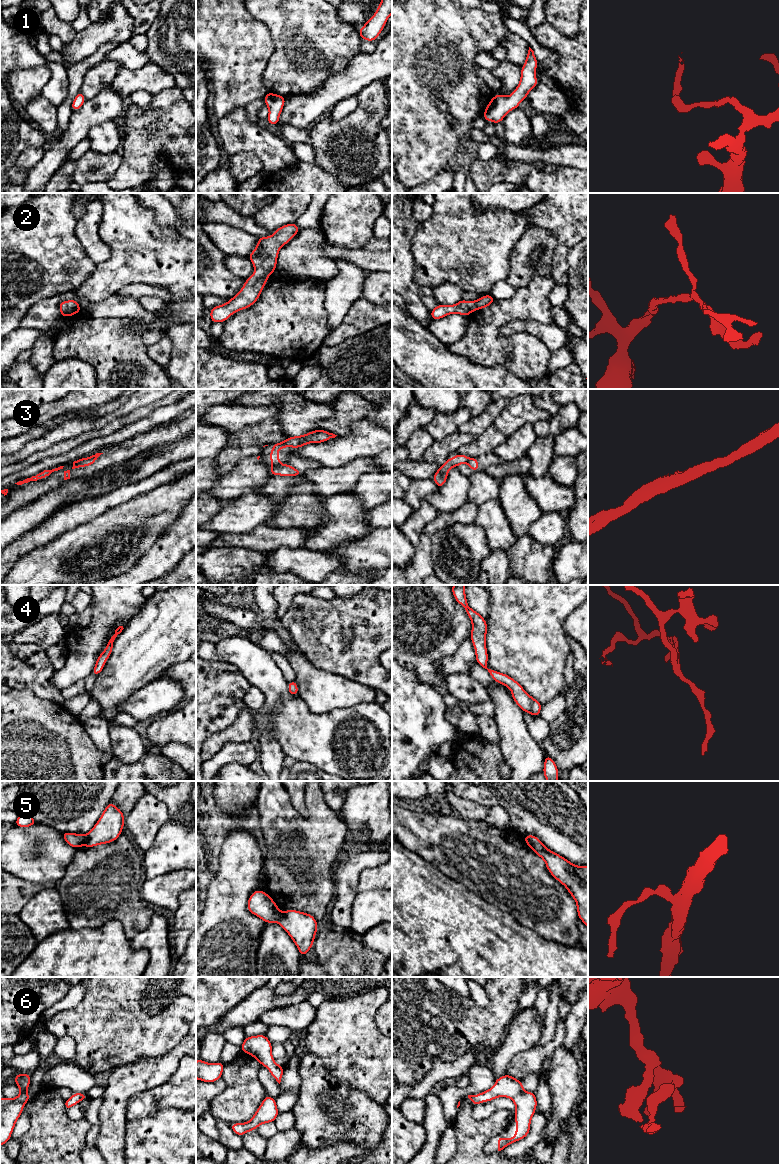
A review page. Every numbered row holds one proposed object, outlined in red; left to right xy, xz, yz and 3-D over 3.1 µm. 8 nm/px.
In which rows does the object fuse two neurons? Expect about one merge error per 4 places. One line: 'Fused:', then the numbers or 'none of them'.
Fused: 3

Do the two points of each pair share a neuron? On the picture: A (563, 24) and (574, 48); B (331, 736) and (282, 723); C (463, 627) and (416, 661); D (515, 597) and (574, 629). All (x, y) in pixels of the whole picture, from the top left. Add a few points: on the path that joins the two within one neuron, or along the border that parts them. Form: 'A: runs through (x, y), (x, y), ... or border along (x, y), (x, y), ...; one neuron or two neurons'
A: border along (549, 23), (564, 35), (573, 36), (577, 33); two neurons
B: runs through (319, 736), (304, 736), (294, 726); one neuron
C: runs through (451, 637), (447, 638), (434, 651), (428, 654); one neuron
D: border along (577, 606), (563, 624), (563, 630), (567, 636); two neurons

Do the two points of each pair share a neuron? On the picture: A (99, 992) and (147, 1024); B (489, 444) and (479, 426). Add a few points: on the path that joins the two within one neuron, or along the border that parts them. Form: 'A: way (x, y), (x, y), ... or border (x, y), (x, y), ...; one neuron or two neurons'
A: way (111, 1004), (131, 1024), (135, 1024); one neuron
B: border (493, 422), (483, 432), (474, 437); two neurons

